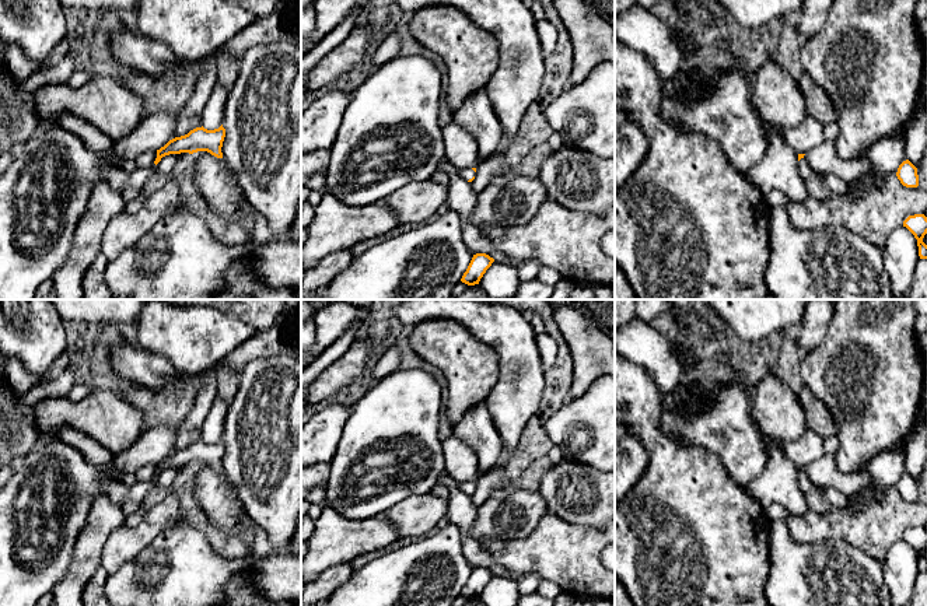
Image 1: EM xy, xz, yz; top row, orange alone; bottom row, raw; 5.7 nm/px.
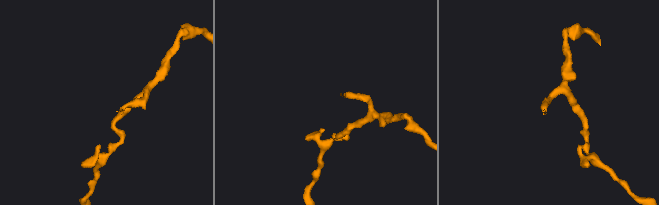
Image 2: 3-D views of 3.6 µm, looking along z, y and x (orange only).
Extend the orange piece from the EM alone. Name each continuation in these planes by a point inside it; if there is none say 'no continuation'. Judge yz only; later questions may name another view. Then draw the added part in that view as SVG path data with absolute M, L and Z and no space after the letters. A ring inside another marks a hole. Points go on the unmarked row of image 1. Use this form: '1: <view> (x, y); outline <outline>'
1: yz (805, 484); outline M804 472L798 474L798 484L804 494L807 494L812 488L812 483Z

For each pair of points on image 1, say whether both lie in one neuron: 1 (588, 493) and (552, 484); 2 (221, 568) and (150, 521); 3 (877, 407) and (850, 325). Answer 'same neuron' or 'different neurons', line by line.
1: same neuron
2: different neurons
3: same neuron

